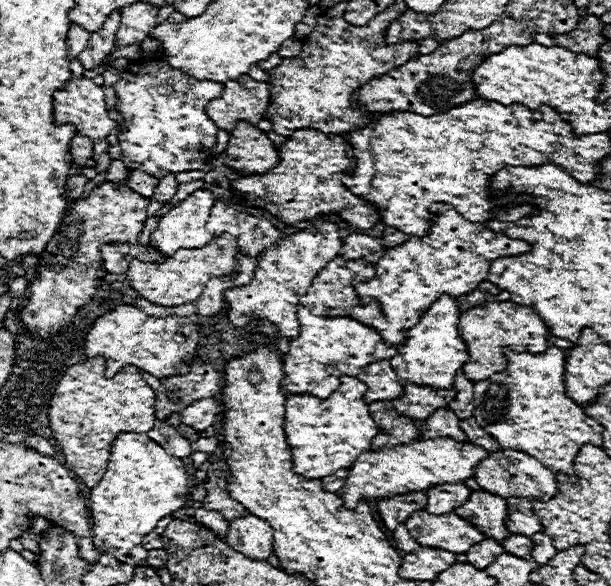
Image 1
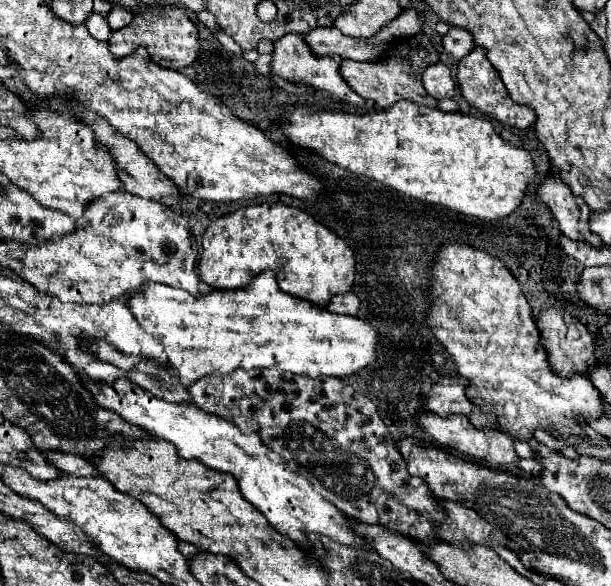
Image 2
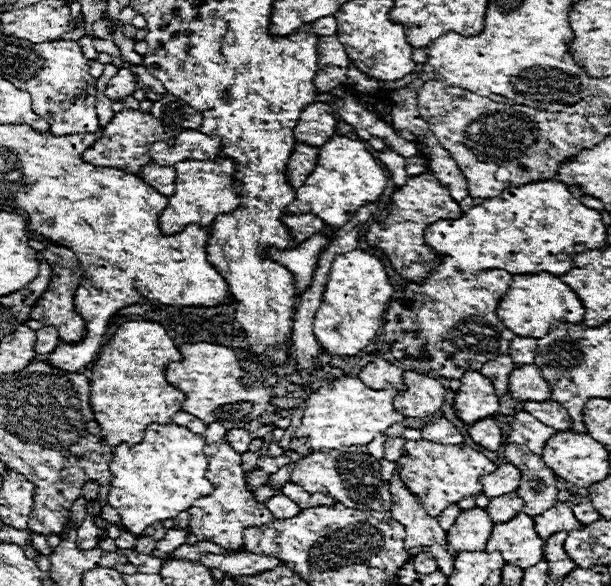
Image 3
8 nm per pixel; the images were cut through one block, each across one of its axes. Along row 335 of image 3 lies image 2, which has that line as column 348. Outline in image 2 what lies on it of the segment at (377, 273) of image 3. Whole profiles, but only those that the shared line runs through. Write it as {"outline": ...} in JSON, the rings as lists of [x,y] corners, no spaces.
{"outline":[[[262,272],[248,284],[248,288],[214,290],[200,298],[194,298],[182,288],[148,284],[130,296],[130,310],[138,318],[142,328],[164,346],[170,368],[176,370],[176,376],[186,388],[208,374],[230,374],[238,368],[252,370],[276,366],[278,370],[290,370],[294,374],[304,374],[312,378],[320,374],[334,378],[352,376],[372,366],[382,350],[380,334],[378,330],[374,330],[372,324],[364,322],[358,316],[332,314],[326,308],[300,300],[298,296],[288,296],[278,288],[274,272]]]}

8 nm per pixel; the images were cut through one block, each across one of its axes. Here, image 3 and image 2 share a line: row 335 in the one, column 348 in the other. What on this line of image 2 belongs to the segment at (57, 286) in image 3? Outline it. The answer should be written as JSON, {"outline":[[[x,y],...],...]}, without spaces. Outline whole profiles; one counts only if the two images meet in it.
{"outline":[[[418,32],[416,36],[394,40],[394,46],[384,50],[384,56],[370,62],[358,62],[358,70],[354,70],[352,66],[346,66],[340,72],[342,72],[342,78],[348,82],[348,86],[352,86],[356,94],[376,102],[380,108],[390,108],[392,104],[400,100],[410,100],[420,106],[424,104],[436,106],[436,100],[428,96],[422,86],[422,72],[426,70],[426,66],[436,64],[438,60],[440,60],[440,54],[434,48],[432,40],[424,32]]]}

